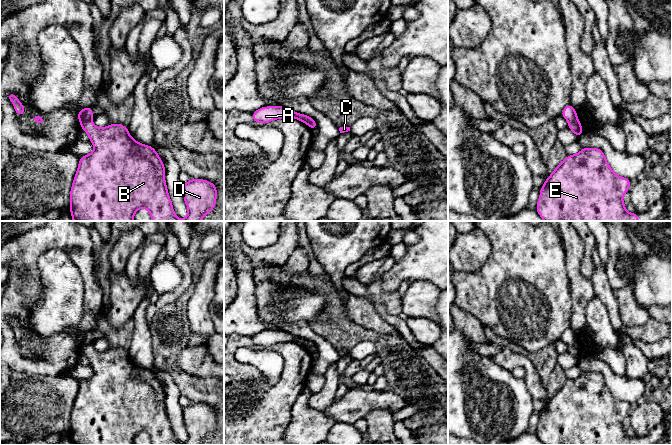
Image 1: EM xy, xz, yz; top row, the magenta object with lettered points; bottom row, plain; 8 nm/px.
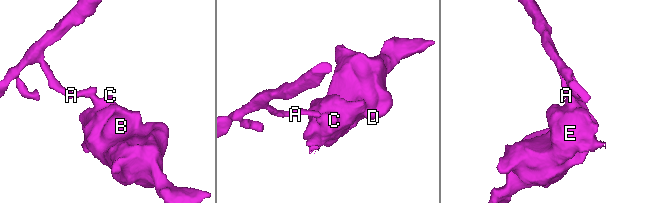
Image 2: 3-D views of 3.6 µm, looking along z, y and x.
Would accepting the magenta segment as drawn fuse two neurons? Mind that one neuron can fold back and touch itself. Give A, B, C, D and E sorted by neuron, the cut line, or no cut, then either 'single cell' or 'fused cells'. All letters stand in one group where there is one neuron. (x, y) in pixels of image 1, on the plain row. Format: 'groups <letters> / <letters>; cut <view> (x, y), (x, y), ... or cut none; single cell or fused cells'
groups A / B C D E; cut xy (91, 343), (84, 344), (81, 347); fused cells

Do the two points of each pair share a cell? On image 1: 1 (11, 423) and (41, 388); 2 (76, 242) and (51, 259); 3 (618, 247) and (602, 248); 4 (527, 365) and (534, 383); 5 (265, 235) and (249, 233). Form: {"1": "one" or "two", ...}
{"1": "one", "2": "two", "3": "two", "4": "one", "5": "one"}

